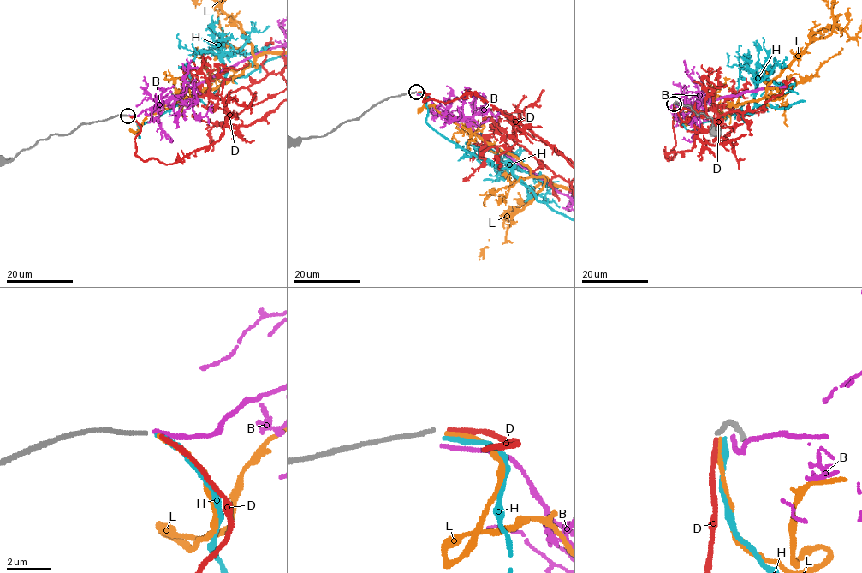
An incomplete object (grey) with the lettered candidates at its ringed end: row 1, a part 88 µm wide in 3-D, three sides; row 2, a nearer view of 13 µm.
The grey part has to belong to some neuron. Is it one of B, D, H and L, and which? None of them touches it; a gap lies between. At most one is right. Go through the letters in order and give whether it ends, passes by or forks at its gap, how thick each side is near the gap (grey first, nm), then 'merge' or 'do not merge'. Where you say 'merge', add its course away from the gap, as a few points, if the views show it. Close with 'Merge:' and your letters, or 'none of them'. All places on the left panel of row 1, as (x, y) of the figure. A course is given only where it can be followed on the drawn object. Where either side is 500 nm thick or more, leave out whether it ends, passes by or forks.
B: it ends | 190/200 nm | do not merge
D: it ends | 190/200 nm | merge
H: it ends | 190/240 nm | do not merge
L: it ends | 190/200 nm | do not merge
Merge: D

